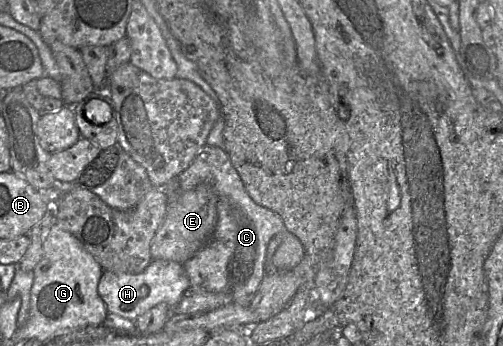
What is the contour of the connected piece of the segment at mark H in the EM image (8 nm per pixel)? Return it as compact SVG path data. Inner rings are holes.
M153 259L139 274L103 271L98 284L98 293L108 313L114 313L135 322L139 316L160 303L167 304L172 315L185 292L190 288L191 283L182 264Z

